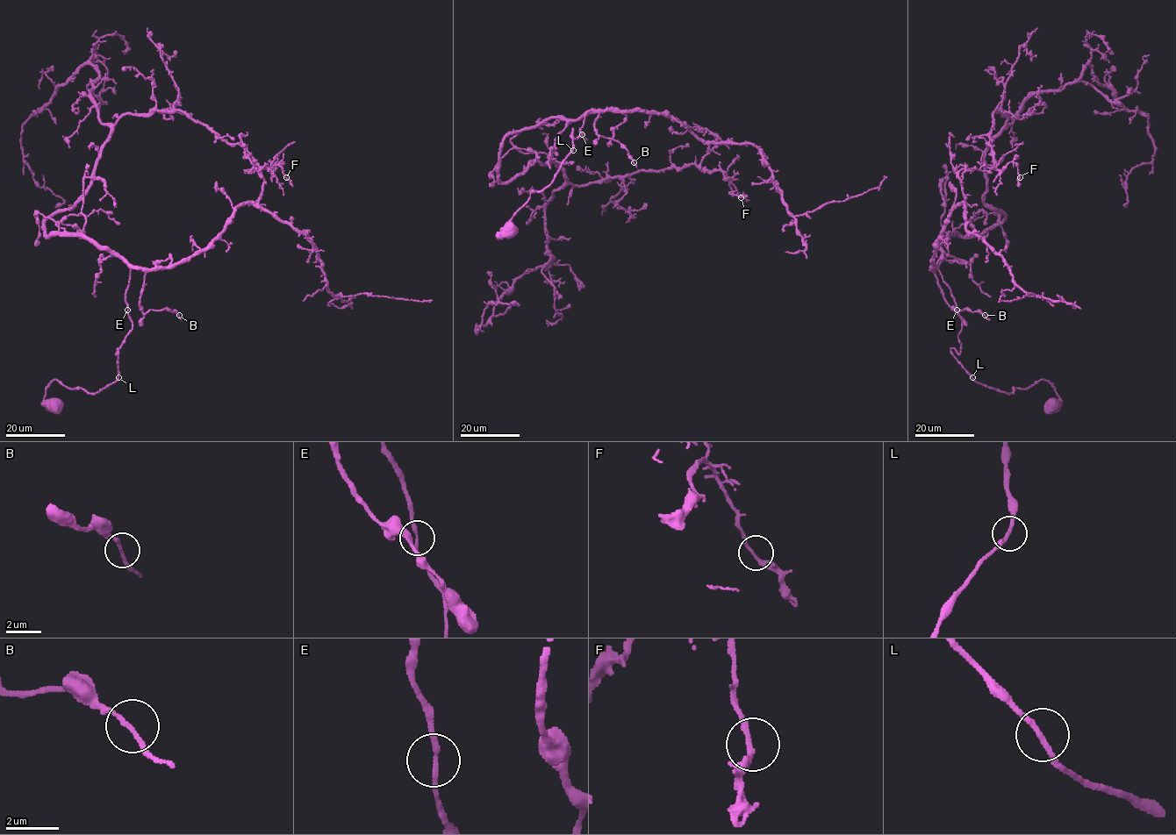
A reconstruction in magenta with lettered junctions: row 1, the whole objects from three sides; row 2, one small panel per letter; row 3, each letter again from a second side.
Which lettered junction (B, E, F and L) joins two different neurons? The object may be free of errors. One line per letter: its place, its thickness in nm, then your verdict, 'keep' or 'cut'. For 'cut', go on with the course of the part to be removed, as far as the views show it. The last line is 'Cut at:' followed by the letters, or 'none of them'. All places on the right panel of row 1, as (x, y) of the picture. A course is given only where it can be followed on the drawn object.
B: (985, 315) | 160 nm | keep
E: (957, 310) | 180 nm | keep
F: (1020, 177) | 200 nm | keep
L: (972, 377) | 190 nm | keep
Cut at: none of them

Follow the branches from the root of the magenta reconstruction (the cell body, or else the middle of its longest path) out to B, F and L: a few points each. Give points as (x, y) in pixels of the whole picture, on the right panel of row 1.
B: (1055, 407), (1044, 380), (1004, 393), (963, 367), (950, 350), (961, 320), (935, 267), (951, 307), (985, 315)
F: (1055, 407), (950, 350), (940, 245), (1004, 218), (996, 110), (1020, 177)
L: (1055, 407), (1059, 397), (1044, 380), (1004, 393), (972, 377)

